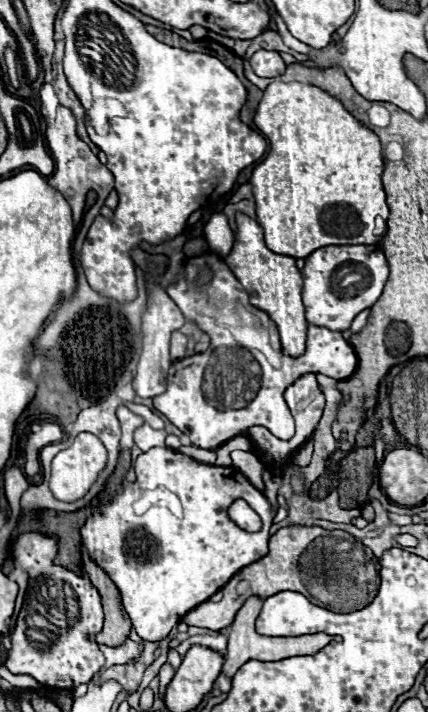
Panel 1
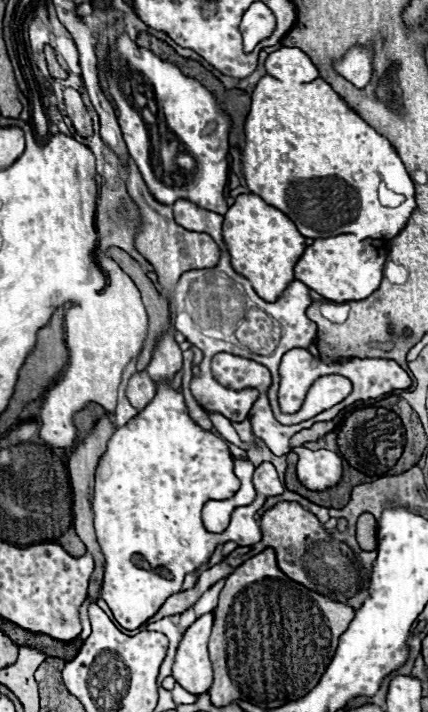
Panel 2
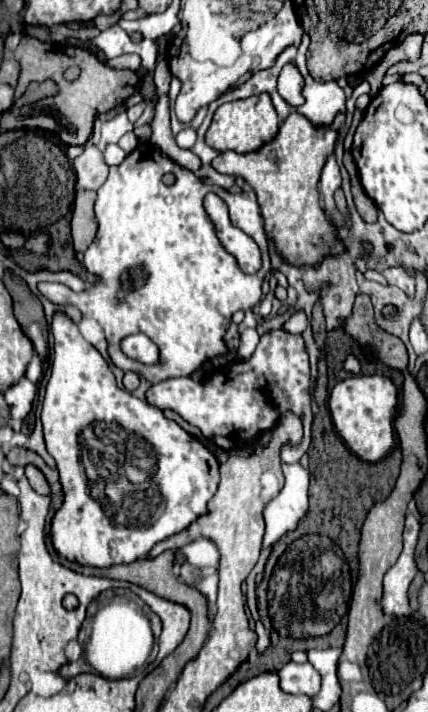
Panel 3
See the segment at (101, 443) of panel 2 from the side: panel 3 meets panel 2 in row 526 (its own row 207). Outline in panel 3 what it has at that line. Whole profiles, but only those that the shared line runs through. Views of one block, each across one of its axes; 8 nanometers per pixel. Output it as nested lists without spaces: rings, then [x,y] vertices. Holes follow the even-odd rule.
[[[82,188],[76,192],[76,204],[72,216],[72,240],[74,240],[74,250],[78,254],[86,252],[98,230],[98,222],[94,216],[94,202],[96,202],[96,192]]]

